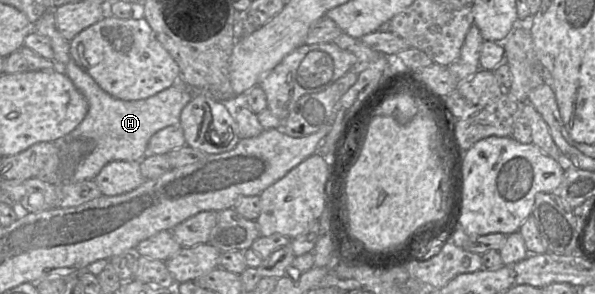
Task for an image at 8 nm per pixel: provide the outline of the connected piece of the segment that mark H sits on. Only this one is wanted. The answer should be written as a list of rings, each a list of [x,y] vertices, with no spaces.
[[[72,58],[61,69],[88,103],[87,115],[71,132],[67,141],[84,140],[91,144],[88,153],[76,163],[68,181],[94,180],[101,169],[113,161],[140,162],[149,154],[147,146],[150,138],[163,128],[179,125],[182,109],[195,94],[193,89],[177,81],[176,84],[154,96],[124,101],[106,93]]]

